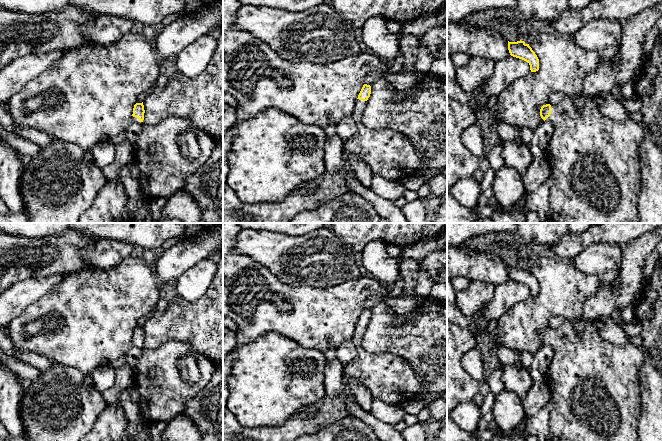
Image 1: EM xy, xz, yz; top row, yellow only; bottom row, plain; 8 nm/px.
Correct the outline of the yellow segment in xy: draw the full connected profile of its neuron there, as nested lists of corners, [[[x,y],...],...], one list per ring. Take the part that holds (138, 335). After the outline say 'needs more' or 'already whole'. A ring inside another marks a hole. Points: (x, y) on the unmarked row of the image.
[[[143,326],[136,327],[132,338],[133,346],[142,348],[143,352],[136,366],[134,385],[140,396],[138,403],[140,418],[142,424],[147,426],[157,421],[168,422],[174,417],[183,414],[187,402],[199,394],[208,384],[215,372],[216,365],[202,355],[199,355],[197,357],[197,364],[201,374],[200,379],[195,383],[187,383],[181,378],[178,362],[189,353],[189,346],[183,342],[170,341],[155,350],[146,350],[143,347],[144,337]]]; needs more

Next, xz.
[[[364,308],[351,339],[356,347],[357,356],[351,362],[343,365],[342,379],[344,389],[338,398],[329,398],[326,396],[306,407],[315,413],[314,416],[299,419],[298,414],[295,414],[279,426],[244,427],[230,411],[226,410],[223,413],[223,441],[295,441],[303,434],[314,433],[325,425],[335,423],[340,419],[350,416],[346,405],[349,398],[354,397],[352,387],[355,384],[365,386],[369,390],[373,400],[382,400],[391,406],[402,406],[406,401],[418,399],[426,392],[426,388],[417,379],[413,369],[403,357],[387,352],[372,353],[362,348],[362,337],[370,318],[371,310]]]; needs more

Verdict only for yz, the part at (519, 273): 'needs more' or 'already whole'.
already whole

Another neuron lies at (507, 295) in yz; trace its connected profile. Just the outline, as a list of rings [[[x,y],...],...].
[[[511,279],[505,284],[495,286],[492,299],[476,315],[478,322],[486,329],[486,334],[490,335],[495,341],[495,344],[491,345],[492,348],[498,349],[502,344],[498,330],[490,334],[487,332],[487,326],[492,322],[499,323],[503,313],[508,312],[511,307],[516,306],[530,296],[528,286]]]

